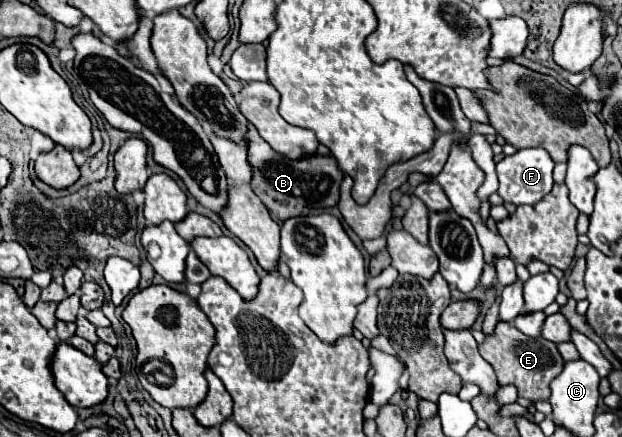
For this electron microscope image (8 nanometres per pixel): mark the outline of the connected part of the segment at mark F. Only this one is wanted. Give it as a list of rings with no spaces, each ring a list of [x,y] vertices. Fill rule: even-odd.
[[[537,147],[519,149],[515,155],[505,157],[501,163],[497,163],[497,175],[499,175],[497,193],[503,197],[503,201],[509,201],[513,205],[537,203],[553,187],[553,167],[555,167],[555,163],[545,149],[537,149]]]

